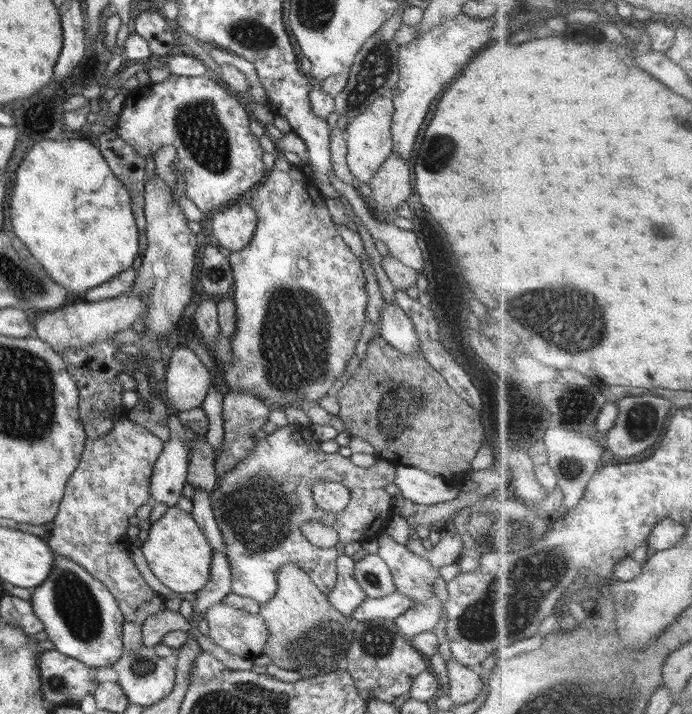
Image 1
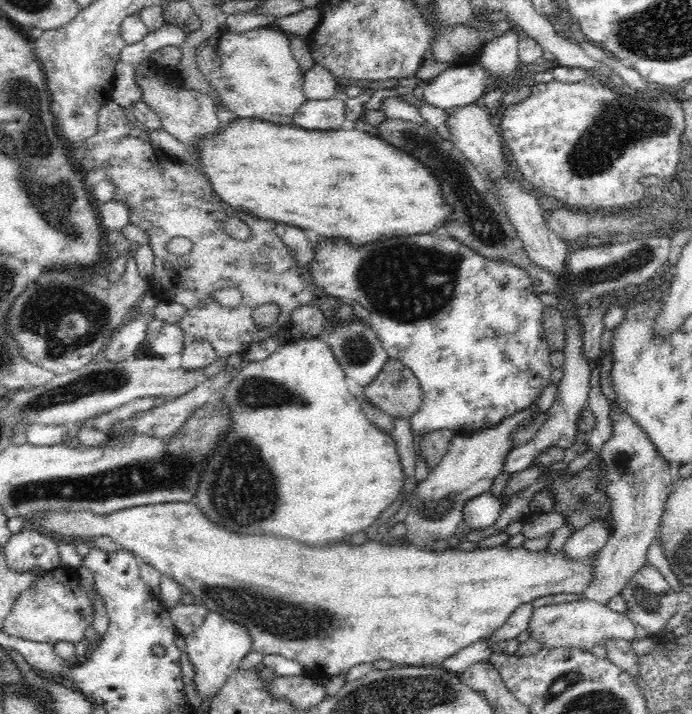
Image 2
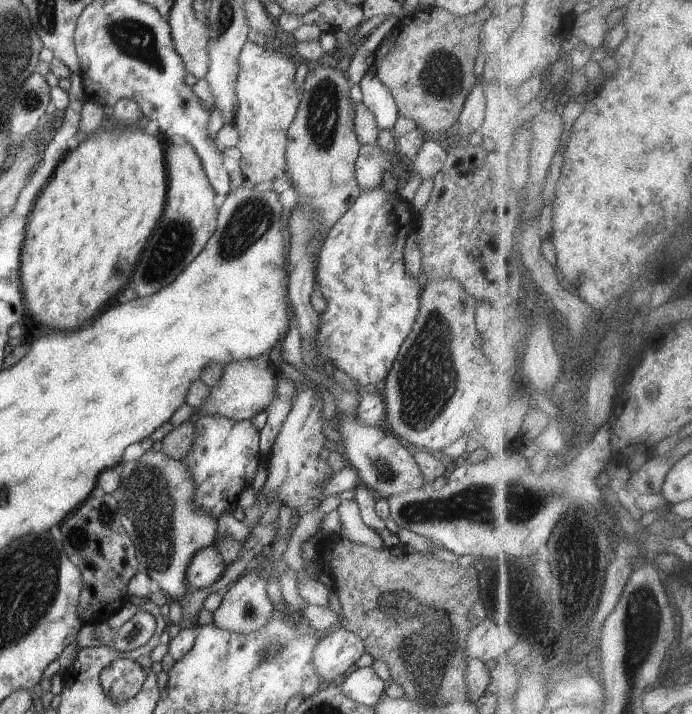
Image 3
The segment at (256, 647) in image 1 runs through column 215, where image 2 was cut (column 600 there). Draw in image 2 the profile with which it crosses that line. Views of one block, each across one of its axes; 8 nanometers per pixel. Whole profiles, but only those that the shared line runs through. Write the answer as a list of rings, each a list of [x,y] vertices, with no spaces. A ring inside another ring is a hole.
[[[586,598],[568,604],[535,608],[527,631],[530,631],[532,639],[542,641],[546,649],[574,647],[590,651],[595,644],[604,644],[606,639],[625,641],[636,639],[636,625],[625,614],[613,612]]]

